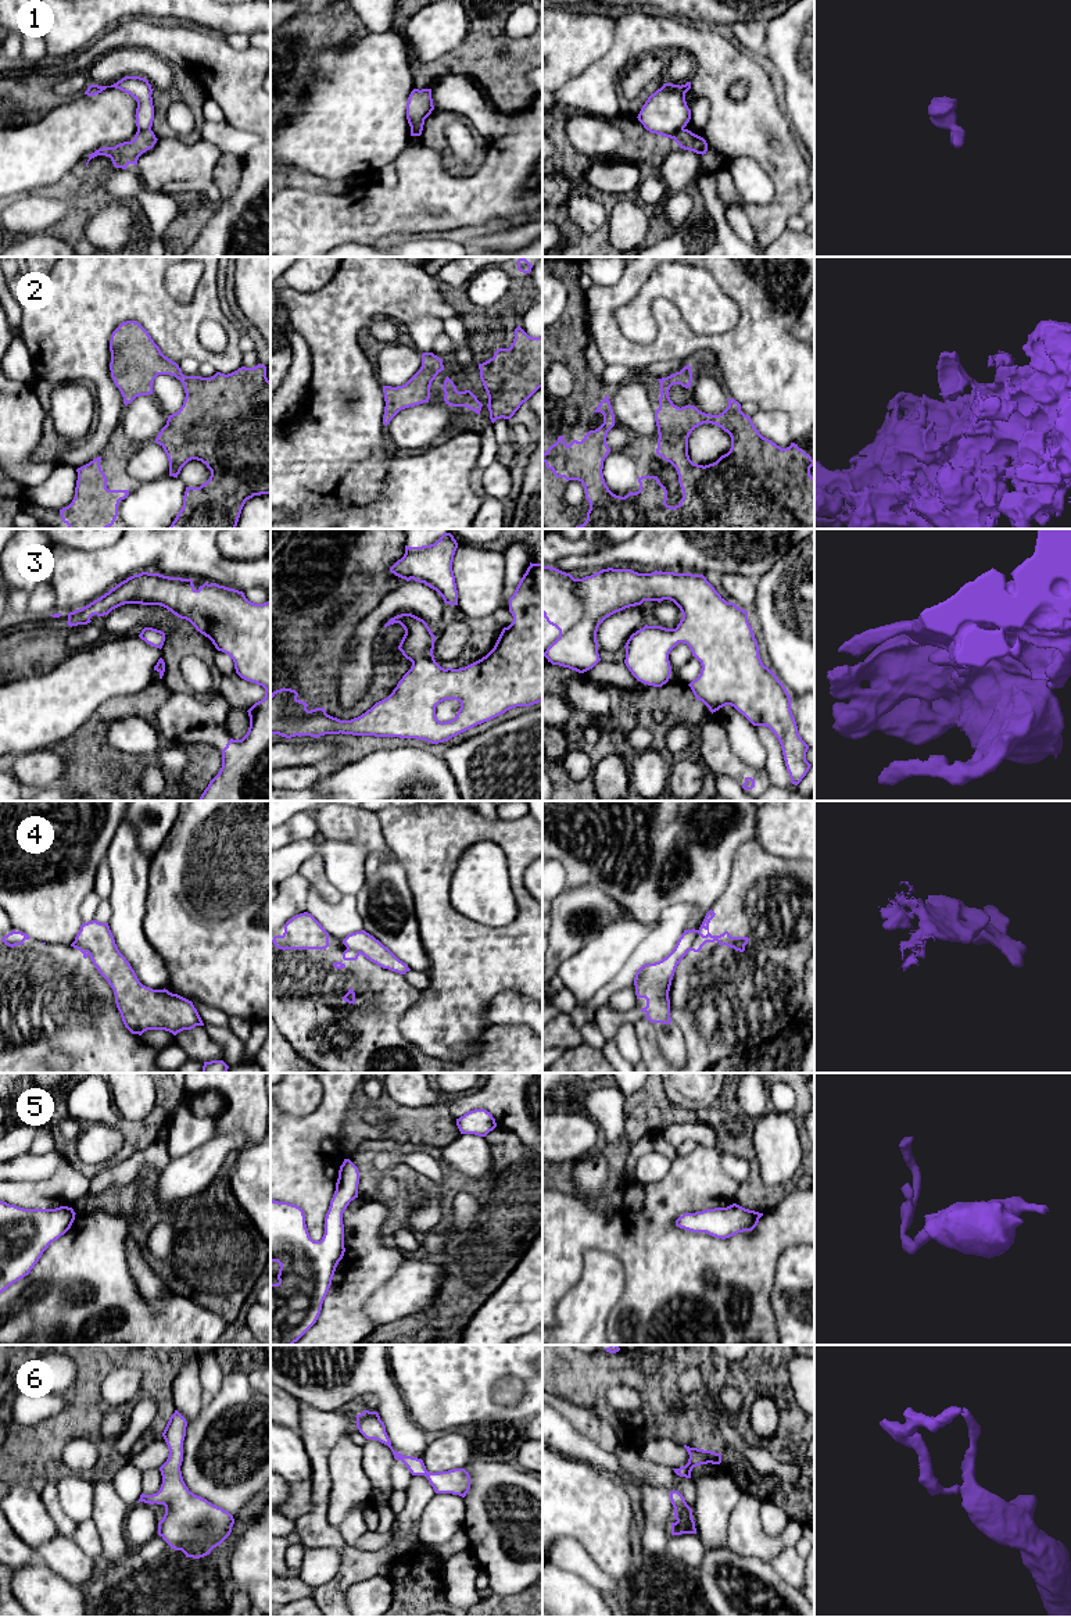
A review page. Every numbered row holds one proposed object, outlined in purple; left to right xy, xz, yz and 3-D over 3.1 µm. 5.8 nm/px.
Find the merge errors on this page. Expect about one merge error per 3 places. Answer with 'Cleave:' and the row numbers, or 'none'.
Cleave: 1, 4

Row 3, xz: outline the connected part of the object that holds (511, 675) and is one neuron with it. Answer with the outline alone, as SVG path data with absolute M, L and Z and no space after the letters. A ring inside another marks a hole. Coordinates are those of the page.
M531 564L520 579L513 595L509 598L509 612L513 616L512 623L504 627L494 648L481 659L459 669L441 668L433 655L436 636L427 623L412 615L401 613L391 618L384 627L400 623L405 634L398 645L402 655L412 662L411 669L402 676L393 693L376 702L370 709L351 720L340 720L326 713L325 708L308 711L308 704L300 701L298 693L291 688L280 688L271 694L271 734L279 734L286 738L325 734L352 734L375 737L400 737L425 740L431 744L448 741L449 738L488 722L516 706L530 706L542 701L542 564ZM447 700L456 700L461 708L456 716L448 722L440 722L436 716L436 706Z

